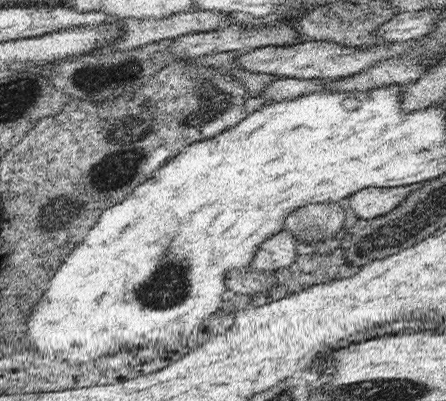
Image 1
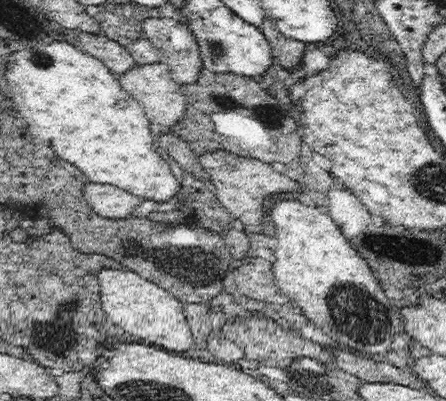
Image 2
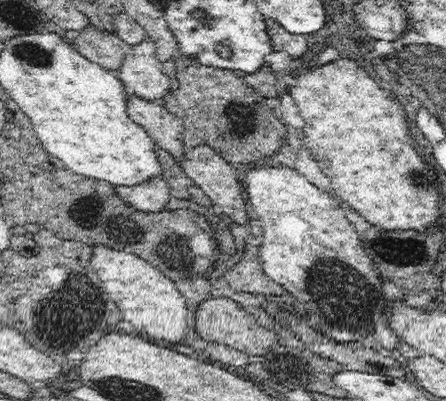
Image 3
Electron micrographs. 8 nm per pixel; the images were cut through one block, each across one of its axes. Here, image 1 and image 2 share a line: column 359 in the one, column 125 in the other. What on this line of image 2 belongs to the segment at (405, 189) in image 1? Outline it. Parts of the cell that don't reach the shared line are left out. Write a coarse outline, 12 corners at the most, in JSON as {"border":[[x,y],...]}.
{"border":[[90,182],[84,198],[110,220],[126,220],[144,198],[112,184]]}

